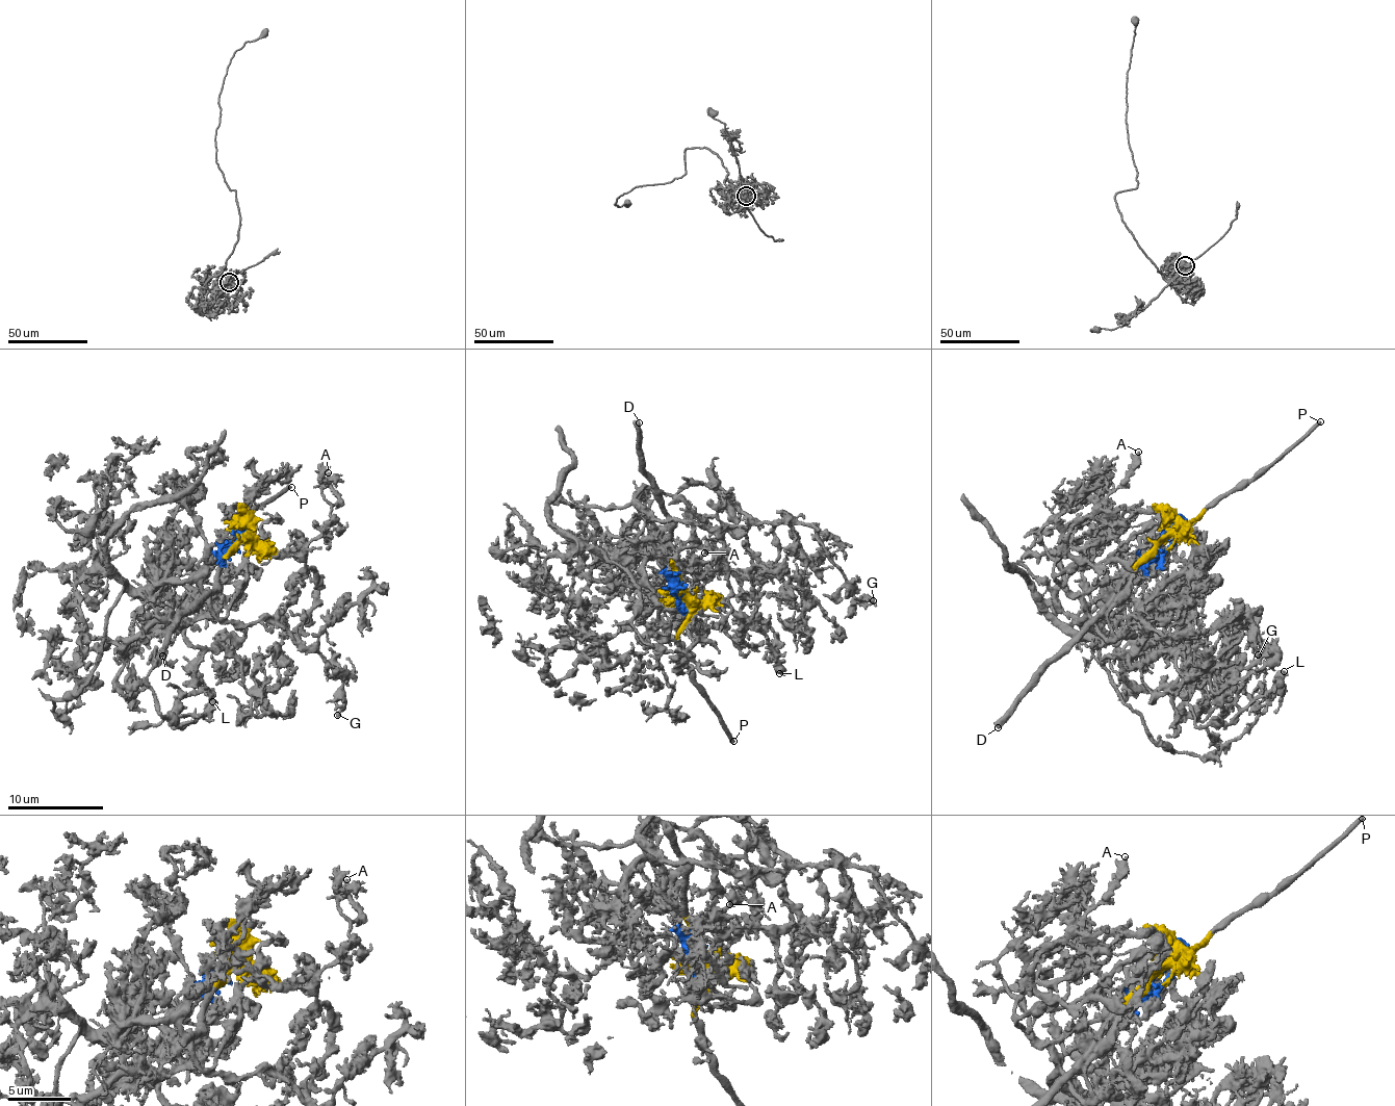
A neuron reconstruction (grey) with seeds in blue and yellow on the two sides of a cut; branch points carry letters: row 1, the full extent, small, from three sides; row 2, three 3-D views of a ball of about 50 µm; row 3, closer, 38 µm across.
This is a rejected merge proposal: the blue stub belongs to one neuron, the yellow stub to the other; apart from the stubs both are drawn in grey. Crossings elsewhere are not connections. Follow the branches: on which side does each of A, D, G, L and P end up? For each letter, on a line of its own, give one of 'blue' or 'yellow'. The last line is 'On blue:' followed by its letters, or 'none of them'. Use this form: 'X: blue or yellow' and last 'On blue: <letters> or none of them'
A: blue
D: yellow
G: blue
L: blue
P: yellow
On blue: A, G, L

